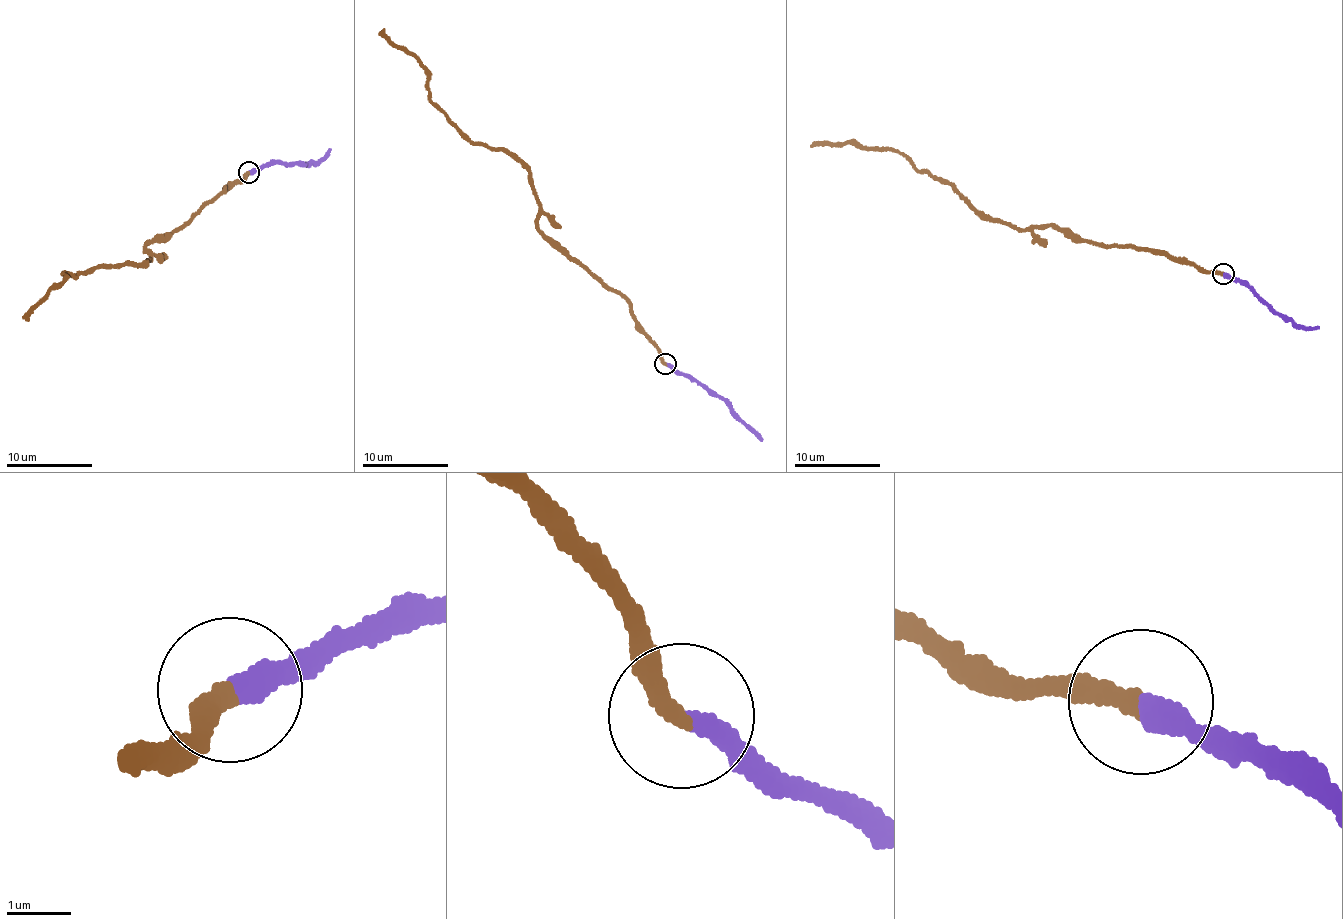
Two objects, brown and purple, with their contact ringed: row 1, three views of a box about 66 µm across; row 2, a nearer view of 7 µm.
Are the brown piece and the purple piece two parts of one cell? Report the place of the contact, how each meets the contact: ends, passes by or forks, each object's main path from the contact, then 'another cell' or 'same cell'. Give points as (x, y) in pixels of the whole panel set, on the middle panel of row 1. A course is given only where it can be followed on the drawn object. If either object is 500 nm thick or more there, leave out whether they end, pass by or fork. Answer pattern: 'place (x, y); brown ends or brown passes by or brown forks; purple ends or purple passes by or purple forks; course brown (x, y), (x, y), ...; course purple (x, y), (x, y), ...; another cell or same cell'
place (665, 364); brown ends; purple ends; course brown (665, 363), (631, 304), (538, 230), (531, 173), (444, 115), (429, 98), (424, 66), (382, 30); course purple (665, 363), (706, 386), (762, 439); another cell

